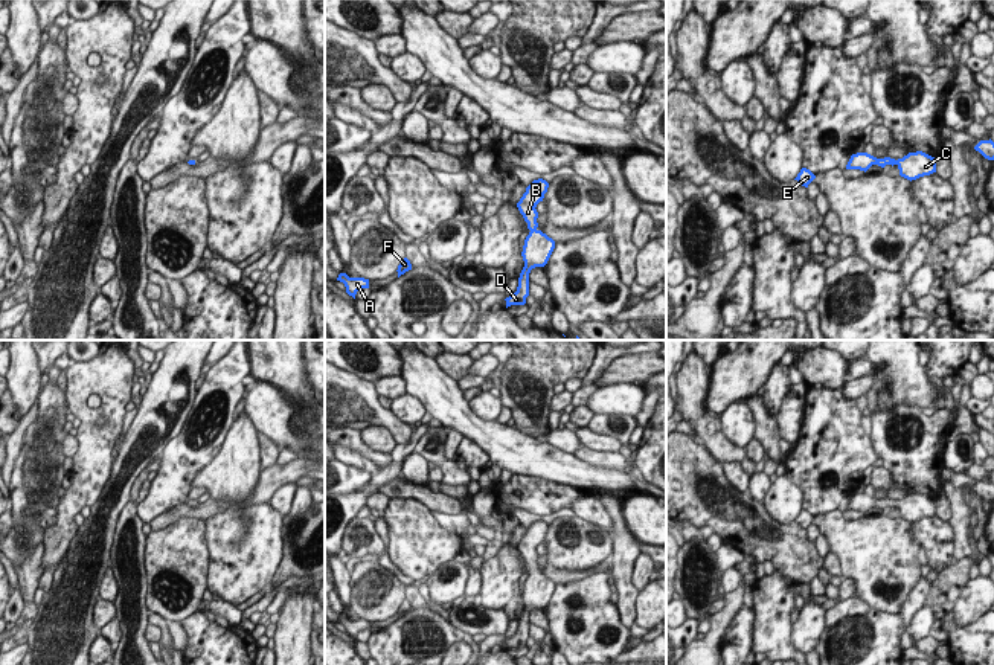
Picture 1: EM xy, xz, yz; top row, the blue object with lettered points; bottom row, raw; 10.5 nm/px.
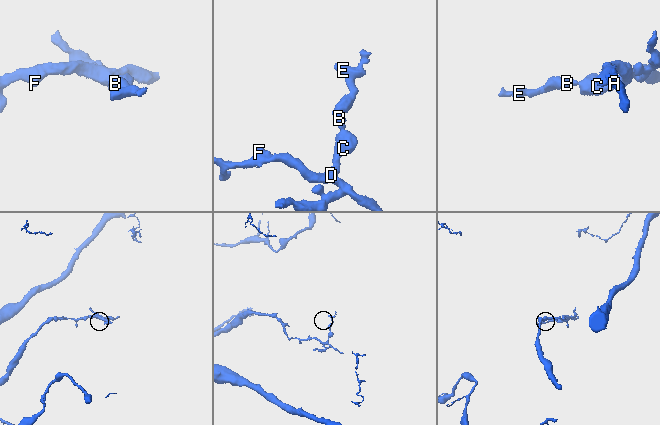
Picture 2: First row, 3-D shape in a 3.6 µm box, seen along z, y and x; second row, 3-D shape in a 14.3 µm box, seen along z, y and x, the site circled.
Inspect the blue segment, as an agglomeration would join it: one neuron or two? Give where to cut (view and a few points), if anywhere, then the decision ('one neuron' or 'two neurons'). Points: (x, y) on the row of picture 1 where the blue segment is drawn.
cut none; one neuron

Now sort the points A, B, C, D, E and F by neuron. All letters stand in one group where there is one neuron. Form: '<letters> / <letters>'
A B C D E F

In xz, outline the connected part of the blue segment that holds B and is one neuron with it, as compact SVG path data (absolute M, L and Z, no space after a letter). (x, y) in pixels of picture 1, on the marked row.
M543 178L534 180L527 188L517 207L527 223L527 229L531 230L524 239L523 246L523 261L524 267L518 278L518 287L514 294L506 297L506 308L511 305L524 305L526 297L529 296L529 273L535 267L544 267L555 249L555 241L549 238L546 233L538 230L538 212L537 204L543 201L544 194L547 192L549 183Z

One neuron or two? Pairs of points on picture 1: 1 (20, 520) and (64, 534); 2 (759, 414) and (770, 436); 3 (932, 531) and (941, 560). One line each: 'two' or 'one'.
1: two
2: one
3: one

